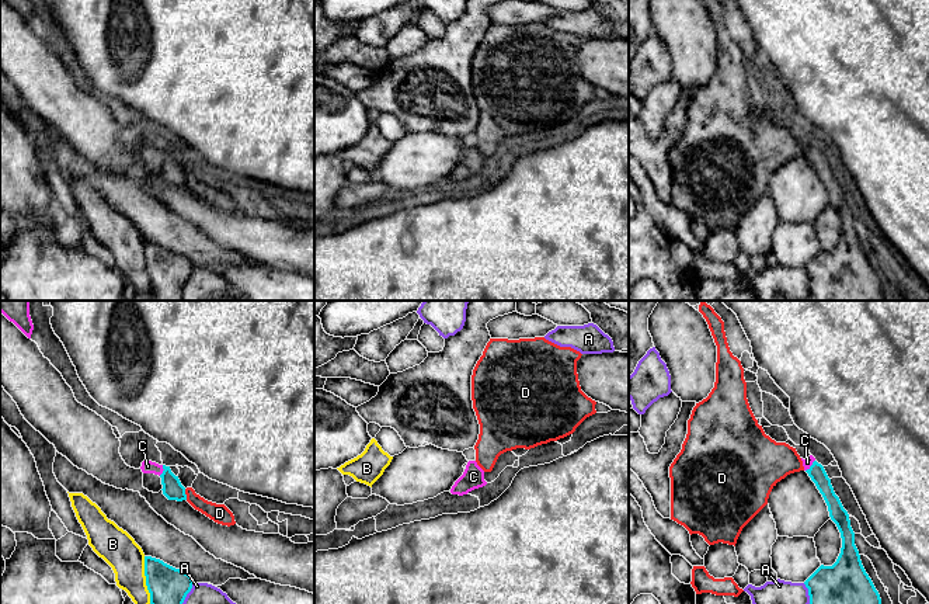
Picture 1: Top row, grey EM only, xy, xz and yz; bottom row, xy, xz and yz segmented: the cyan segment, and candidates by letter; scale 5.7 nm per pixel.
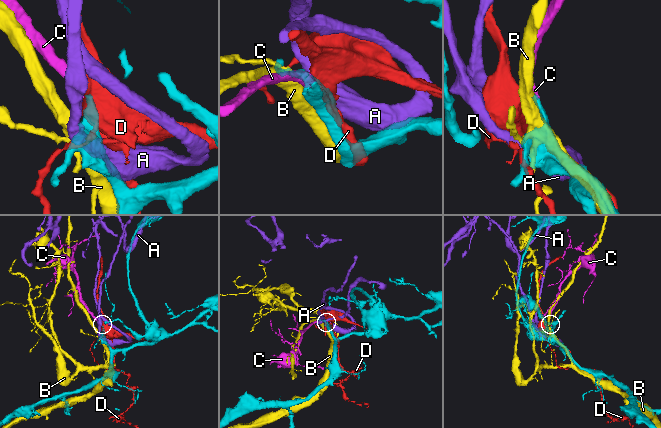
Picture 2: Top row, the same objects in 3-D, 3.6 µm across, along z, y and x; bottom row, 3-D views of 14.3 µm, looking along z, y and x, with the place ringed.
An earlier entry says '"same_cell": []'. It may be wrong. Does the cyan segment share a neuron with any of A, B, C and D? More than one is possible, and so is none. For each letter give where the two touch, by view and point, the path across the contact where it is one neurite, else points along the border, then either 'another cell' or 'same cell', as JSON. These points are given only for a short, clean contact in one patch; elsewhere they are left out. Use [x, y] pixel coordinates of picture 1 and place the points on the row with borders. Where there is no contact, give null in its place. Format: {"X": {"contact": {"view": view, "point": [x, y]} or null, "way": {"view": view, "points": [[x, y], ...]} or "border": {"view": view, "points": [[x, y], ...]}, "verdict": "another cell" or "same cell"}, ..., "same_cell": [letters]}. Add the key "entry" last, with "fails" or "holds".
{"A": {"contact": {"view": "xy", "point": [188, 592]}, "verdict": "another cell"}, "B": {"contact": {"view": "xy", "point": [146, 580]}, "verdict": "another cell"}, "C": {"contact": {"view": "yz", "point": [811, 465]}, "way": {"view": "yz", "points": [[817, 472], [811, 465], [807, 462]]}, "verdict": "same cell"}, "D": {"contact": {"view": "xy", "point": [185, 495]}, "verdict": "another cell"}, "same_cell": ["C"], "entry": "fails"}

